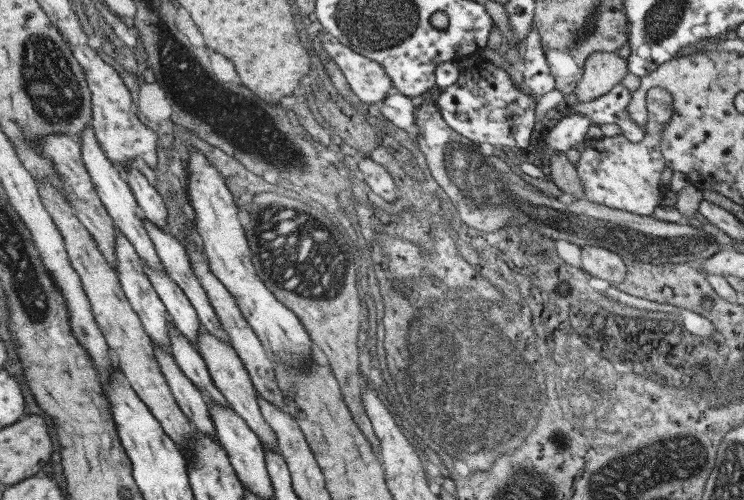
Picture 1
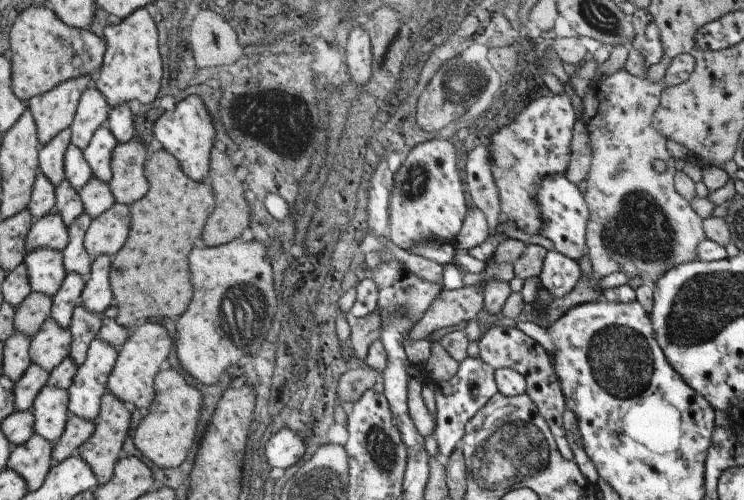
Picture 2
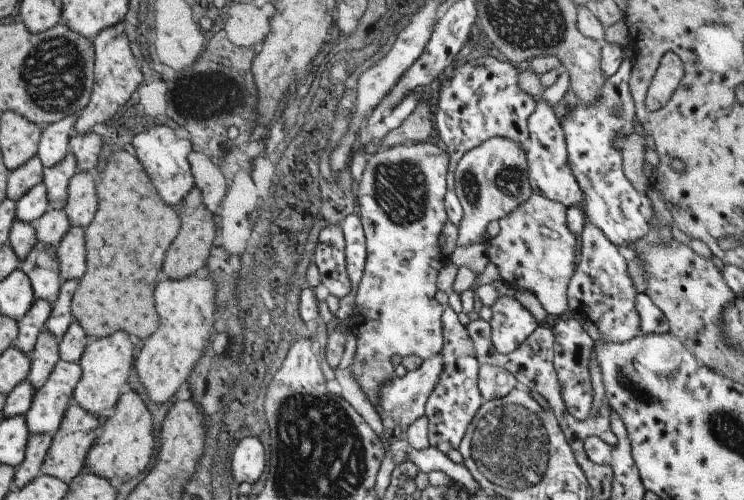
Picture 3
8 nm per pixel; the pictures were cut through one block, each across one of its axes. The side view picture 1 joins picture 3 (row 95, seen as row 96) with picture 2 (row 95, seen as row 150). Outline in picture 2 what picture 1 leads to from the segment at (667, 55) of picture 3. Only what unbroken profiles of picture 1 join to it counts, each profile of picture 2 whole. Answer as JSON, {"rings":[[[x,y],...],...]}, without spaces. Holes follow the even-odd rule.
{"rings":[[[680,54],[675,58],[671,59],[669,66],[667,66],[664,72],[664,77],[661,82],[651,82],[646,78],[637,78],[629,74],[625,69],[621,69],[607,77],[596,77],[589,84],[587,92],[582,97],[582,121],[586,124],[586,129],[589,131],[590,136],[590,149],[591,149],[591,160],[590,165],[586,174],[585,182],[587,187],[585,192],[582,194],[585,206],[588,210],[588,219],[586,220],[584,239],[587,247],[586,254],[589,256],[591,263],[591,270],[593,271],[594,278],[599,279],[600,277],[607,276],[608,274],[614,273],[615,271],[622,272],[627,275],[627,278],[633,278],[634,276],[643,277],[646,283],[652,285],[665,271],[668,271],[671,267],[678,265],[679,263],[686,263],[690,260],[697,259],[695,254],[696,244],[701,240],[705,239],[704,232],[702,229],[702,218],[700,218],[689,205],[685,199],[683,199],[673,189],[673,175],[676,171],[673,167],[674,159],[673,156],[667,151],[665,147],[666,138],[657,130],[651,127],[652,116],[656,111],[660,101],[661,91],[668,86],[676,85],[687,80],[687,77],[691,74],[694,67],[694,58],[688,54]]]}

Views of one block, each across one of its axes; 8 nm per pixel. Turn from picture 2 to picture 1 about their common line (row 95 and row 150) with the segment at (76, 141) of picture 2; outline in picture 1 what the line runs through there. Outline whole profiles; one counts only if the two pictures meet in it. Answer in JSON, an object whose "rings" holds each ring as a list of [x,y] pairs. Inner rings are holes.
{"rings":[[[88,125],[87,128],[81,130],[81,138],[79,139],[81,147],[81,161],[87,169],[87,174],[93,183],[95,194],[100,199],[101,204],[105,207],[107,214],[114,222],[114,226],[129,240],[133,245],[134,251],[140,260],[143,260],[149,268],[153,270],[163,270],[163,265],[159,262],[159,257],[153,248],[153,243],[142,226],[142,219],[137,215],[140,210],[132,195],[131,189],[125,181],[125,178],[119,170],[105,158],[103,150],[99,148],[93,130]]]}

